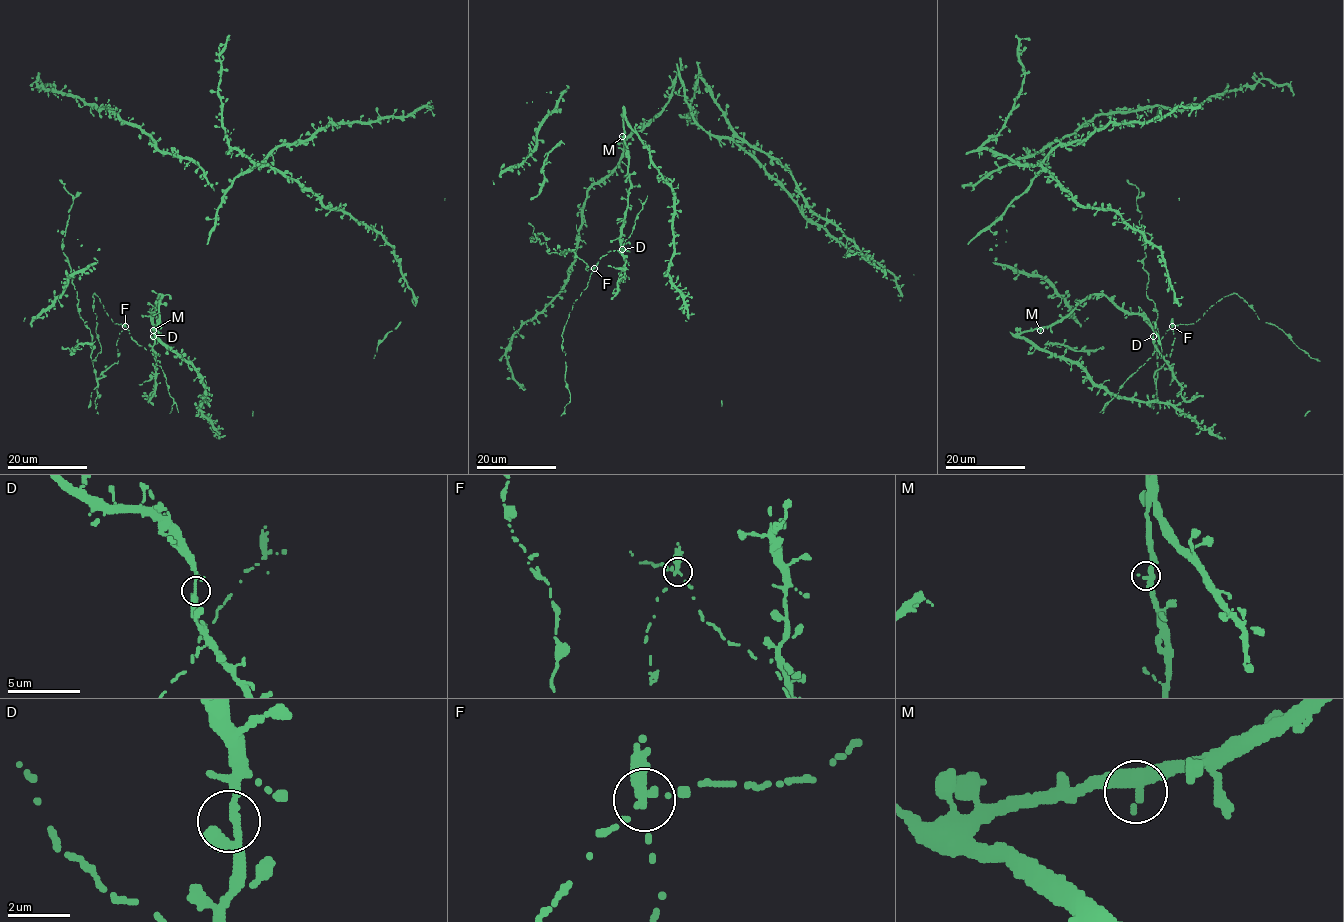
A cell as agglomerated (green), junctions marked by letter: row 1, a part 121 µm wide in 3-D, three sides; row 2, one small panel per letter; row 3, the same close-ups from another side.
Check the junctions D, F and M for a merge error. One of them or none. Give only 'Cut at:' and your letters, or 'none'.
Cut at: F

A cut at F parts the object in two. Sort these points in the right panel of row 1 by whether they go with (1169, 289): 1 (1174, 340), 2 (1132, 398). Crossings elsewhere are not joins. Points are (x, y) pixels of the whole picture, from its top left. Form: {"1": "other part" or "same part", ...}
{"1": "other part", "2": "same part"}

